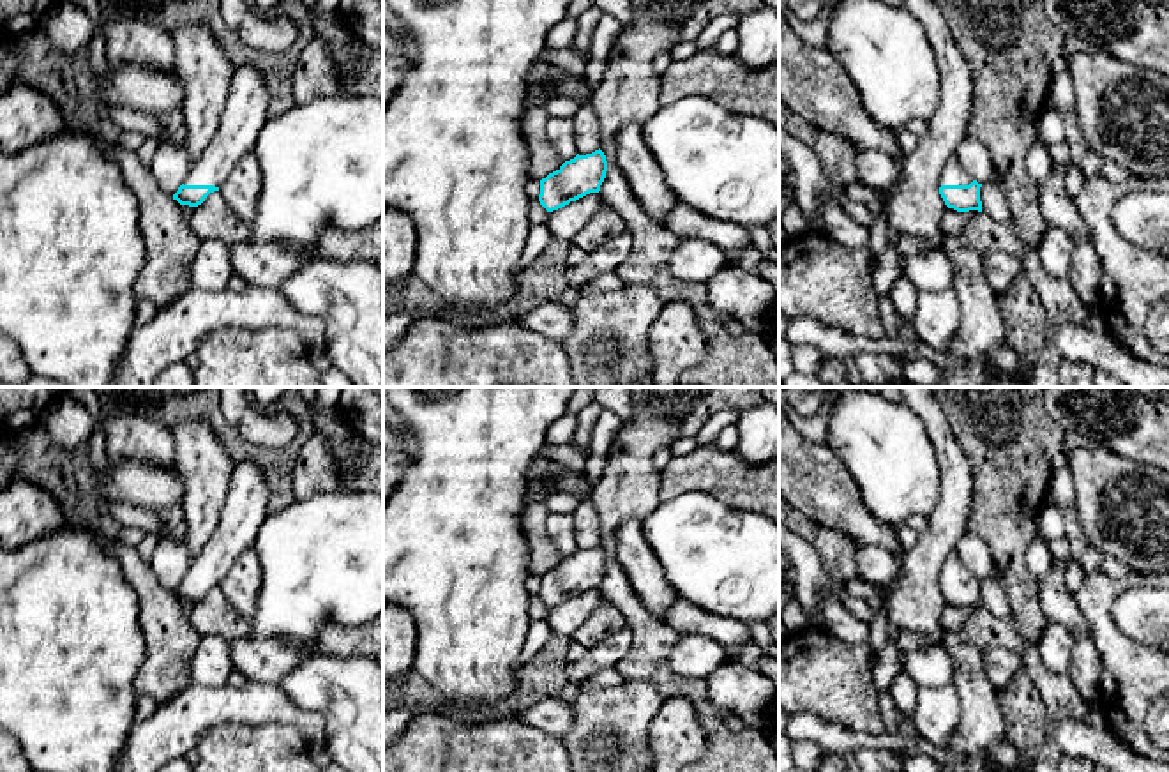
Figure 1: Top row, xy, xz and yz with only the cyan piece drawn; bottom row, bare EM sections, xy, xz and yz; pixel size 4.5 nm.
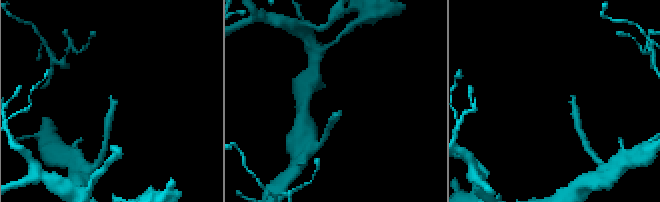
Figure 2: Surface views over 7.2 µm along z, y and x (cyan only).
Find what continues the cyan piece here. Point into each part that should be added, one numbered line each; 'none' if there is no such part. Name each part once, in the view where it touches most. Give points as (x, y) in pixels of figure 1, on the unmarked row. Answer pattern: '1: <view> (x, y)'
1: xy (244, 511)

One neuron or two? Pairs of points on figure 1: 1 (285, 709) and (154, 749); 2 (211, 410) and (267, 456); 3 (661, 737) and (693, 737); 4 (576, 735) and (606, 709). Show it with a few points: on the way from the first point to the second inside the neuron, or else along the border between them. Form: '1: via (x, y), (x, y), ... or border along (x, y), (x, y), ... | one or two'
1: via (253, 707), (205, 707), (195, 709), (186, 718) | one
2: via (221, 426), (244, 451), (251, 453) | one
3: via (668, 737), (686, 737) | one
4: via (583, 728), (599, 712) | one

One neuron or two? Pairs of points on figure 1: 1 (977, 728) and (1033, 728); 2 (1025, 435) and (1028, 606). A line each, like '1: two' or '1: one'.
1: two
2: one

